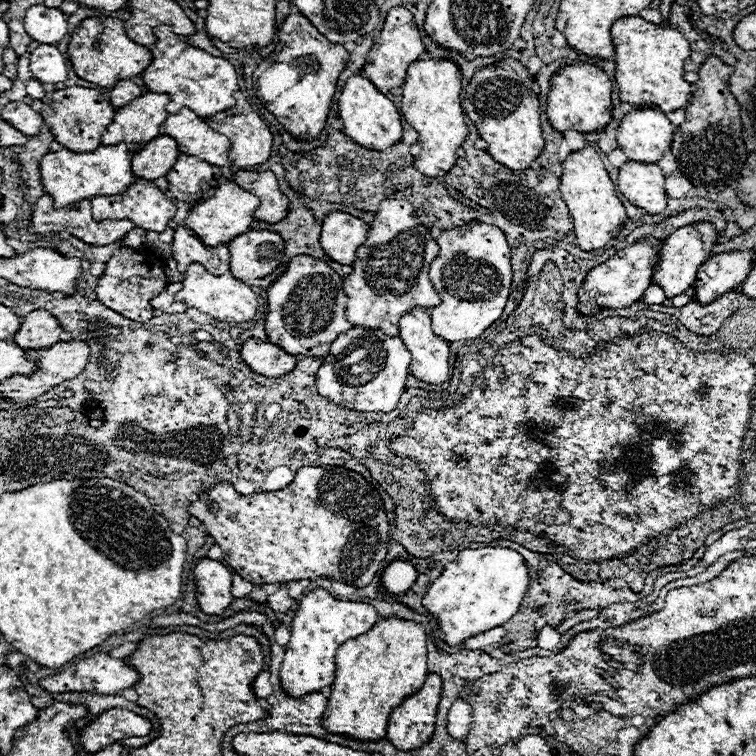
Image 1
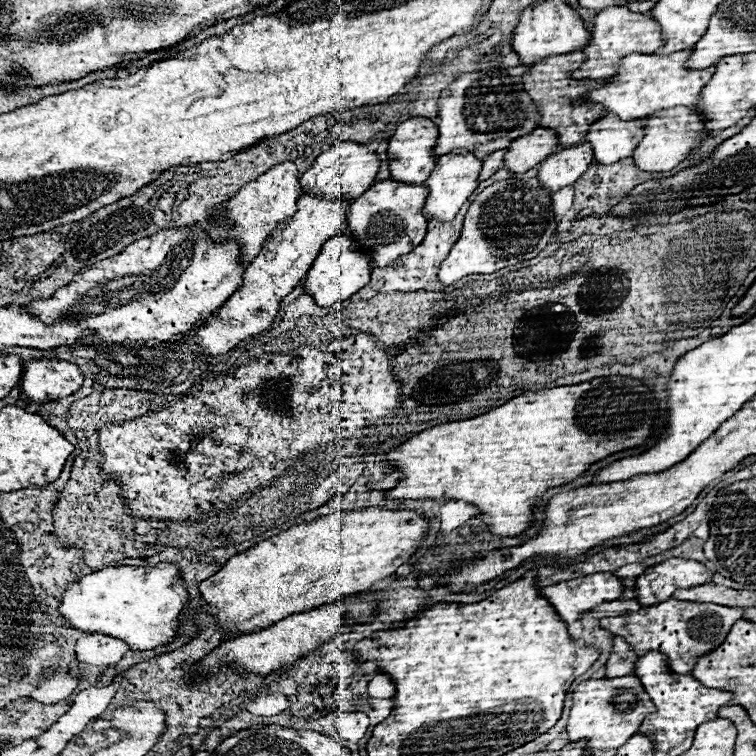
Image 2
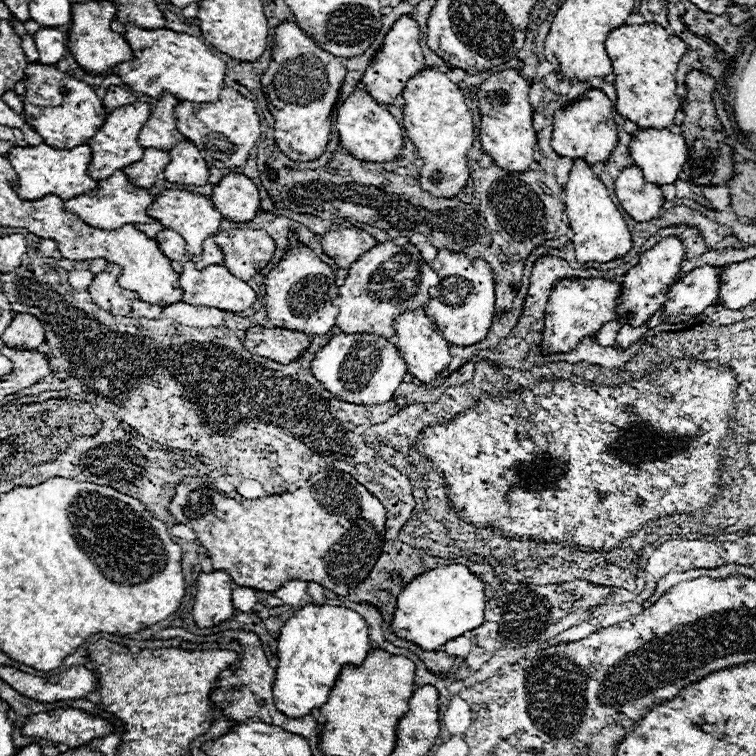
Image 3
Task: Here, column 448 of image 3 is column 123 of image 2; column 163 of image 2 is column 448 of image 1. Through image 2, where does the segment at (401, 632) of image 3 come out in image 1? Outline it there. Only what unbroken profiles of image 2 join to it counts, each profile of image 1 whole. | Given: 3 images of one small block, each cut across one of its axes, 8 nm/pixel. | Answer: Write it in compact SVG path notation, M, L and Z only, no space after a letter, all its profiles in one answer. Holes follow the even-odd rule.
M500 546L468 548L462 550L454 562L446 564L444 572L430 584L422 606L436 618L436 624L444 632L444 642L458 646L474 634L508 622L518 612L528 582L524 558L516 550Z

